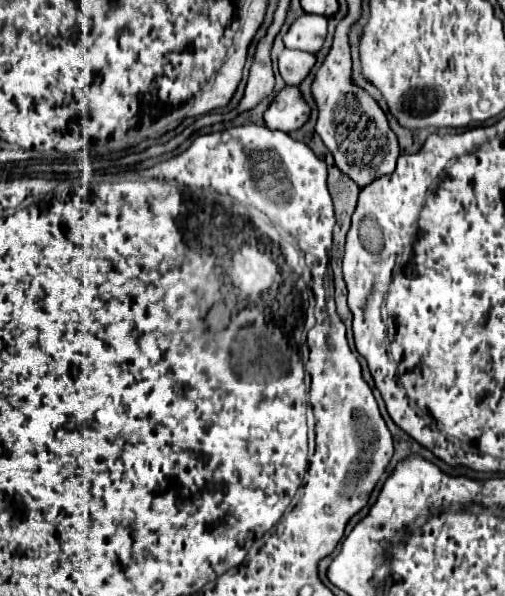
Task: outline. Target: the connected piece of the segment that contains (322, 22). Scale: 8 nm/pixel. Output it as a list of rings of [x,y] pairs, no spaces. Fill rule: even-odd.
[[[301,14],[289,26],[287,34],[283,36],[283,42],[287,48],[315,54],[323,46],[325,34],[327,34],[327,18],[325,16]]]

